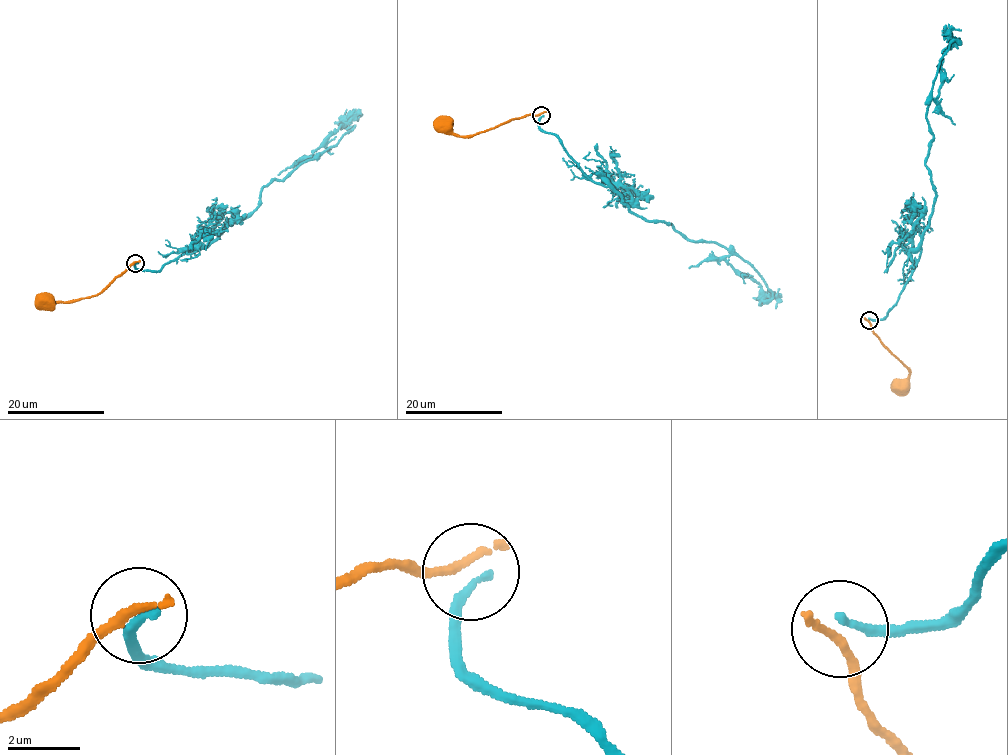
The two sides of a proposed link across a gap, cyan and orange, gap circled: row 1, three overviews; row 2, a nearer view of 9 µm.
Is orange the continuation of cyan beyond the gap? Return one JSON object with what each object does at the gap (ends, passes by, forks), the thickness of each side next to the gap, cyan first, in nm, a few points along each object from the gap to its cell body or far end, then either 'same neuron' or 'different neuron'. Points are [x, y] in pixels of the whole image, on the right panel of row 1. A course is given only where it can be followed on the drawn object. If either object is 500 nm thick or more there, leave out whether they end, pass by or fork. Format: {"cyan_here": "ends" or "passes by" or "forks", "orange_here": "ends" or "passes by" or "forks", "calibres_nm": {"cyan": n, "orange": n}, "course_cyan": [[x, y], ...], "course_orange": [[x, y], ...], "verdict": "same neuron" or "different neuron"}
{"cyan_here": "ends", "orange_here": "passes by", "calibres_nm": {"cyan": 280, "orange": 220}, "course_cyan": [[870, 320], [892, 309], [917, 262], [934, 205], [926, 109], [938, 96], [949, 35], [961, 30]], "course_orange": [[869, 320], [872, 330], [908, 369], [908, 379], [901, 387]], "verdict": "same neuron"}

